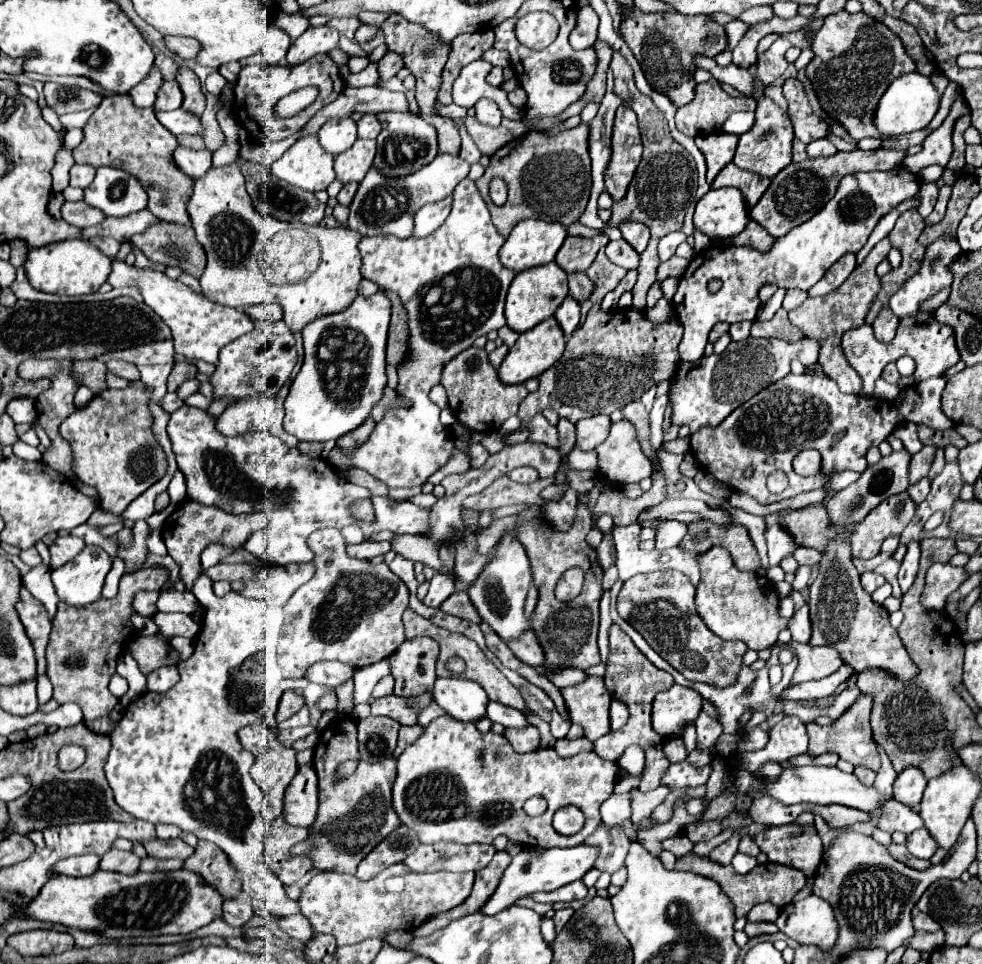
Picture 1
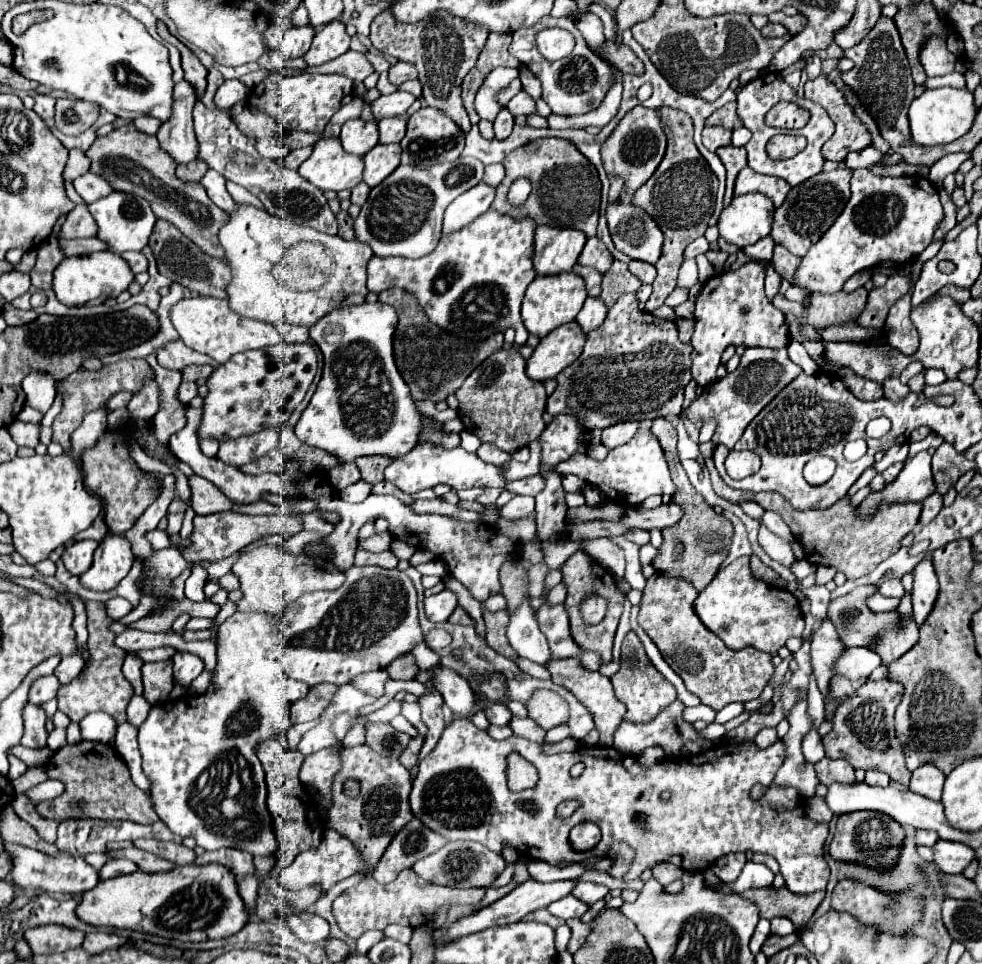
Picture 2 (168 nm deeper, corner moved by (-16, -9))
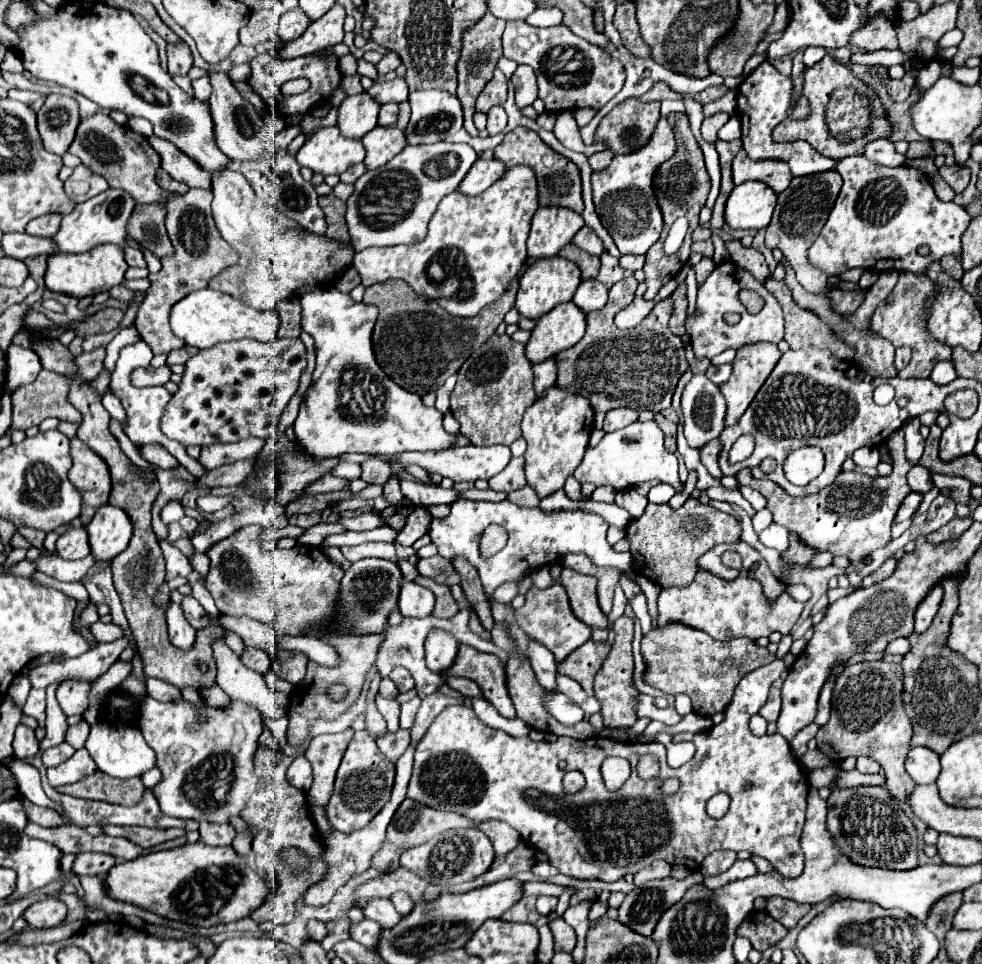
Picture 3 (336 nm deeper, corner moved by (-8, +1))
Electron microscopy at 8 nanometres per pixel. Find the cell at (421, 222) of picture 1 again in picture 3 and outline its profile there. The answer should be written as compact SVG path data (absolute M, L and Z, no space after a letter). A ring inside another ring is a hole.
M476 160L476 164L470 168L468 176L460 182L458 192L464 196L476 196L490 188L500 176L504 174L504 164L498 160Z

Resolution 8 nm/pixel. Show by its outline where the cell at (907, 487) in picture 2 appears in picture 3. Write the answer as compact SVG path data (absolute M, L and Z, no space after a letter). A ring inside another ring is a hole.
M922 464L912 466L910 472L908 472L908 476L906 476L906 480L908 480L908 486L910 486L914 492L922 492L922 494L924 494L924 492L928 492L928 490L934 488L932 476L930 476L928 468L924 468Z

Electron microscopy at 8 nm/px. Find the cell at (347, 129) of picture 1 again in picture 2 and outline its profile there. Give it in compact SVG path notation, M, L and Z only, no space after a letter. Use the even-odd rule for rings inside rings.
M362 118L348 120L342 126L340 140L342 140L342 146L346 152L364 156L368 150L372 150L378 144L378 124L376 124L376 120L364 122Z

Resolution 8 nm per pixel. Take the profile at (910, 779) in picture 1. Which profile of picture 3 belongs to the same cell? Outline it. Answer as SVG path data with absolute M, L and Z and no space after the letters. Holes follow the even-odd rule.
M916 746L908 752L906 770L916 784L934 784L940 774L940 756L928 748Z

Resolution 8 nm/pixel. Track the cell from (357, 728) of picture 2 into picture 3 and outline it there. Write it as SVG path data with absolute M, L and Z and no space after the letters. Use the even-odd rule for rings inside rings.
M389 677L382 678L378 692L385 698L394 698L398 694L396 685Z

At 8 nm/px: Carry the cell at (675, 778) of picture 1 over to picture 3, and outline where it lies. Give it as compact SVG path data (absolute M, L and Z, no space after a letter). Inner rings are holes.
M774 660L764 668L758 668L744 676L734 692L734 698L728 706L728 718L714 726L712 730L700 734L676 734L674 742L694 742L696 754L690 762L680 768L670 768L666 764L666 746L658 742L640 744L640 742L620 742L604 736L592 736L588 740L572 740L568 736L558 738L556 742L534 742L528 736L514 738L502 730L484 726L472 708L468 706L450 706L446 708L428 728L424 738L416 746L414 770L408 784L408 798L416 800L428 808L442 812L456 812L468 818L474 826L480 826L488 820L500 820L510 824L520 832L522 840L536 850L548 856L548 862L558 868L562 874L576 878L596 878L614 882L626 874L636 874L644 866L650 866L654 860L662 858L670 864L682 864L688 870L698 870L702 860L714 850L748 850L772 862L774 870L784 878L796 878L804 872L804 856L800 850L800 834L806 820L806 796L808 796L808 778L802 774L802 768L796 764L796 758L790 752L788 740L780 734L766 734L762 738L754 736L748 728L748 720L758 714L758 710L768 700L768 690L776 678L786 670L782 660ZM642 754L656 754L660 760L660 778L642 780L638 776L638 760ZM608 756L626 758L632 766L632 776L618 792L610 792L604 786L600 766ZM566 760L568 770L580 770L586 778L584 792L564 794L562 776L564 770L558 768L558 762ZM664 778L678 778L680 790L674 796L662 798L658 802L656 788ZM752 782L752 788L744 788ZM726 792L732 798L730 810L724 818L714 820L706 814L706 802L718 794Z

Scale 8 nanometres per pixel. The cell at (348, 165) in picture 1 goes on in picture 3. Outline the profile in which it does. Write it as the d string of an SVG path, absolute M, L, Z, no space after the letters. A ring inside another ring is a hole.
M376 126L362 138L362 144L366 148L366 170L376 170L390 162L406 146L406 140L404 132L396 126Z

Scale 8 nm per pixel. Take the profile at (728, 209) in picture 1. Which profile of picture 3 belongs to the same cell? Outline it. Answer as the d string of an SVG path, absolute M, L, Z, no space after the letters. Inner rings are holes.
M744 182L736 186L726 202L724 220L730 228L760 230L766 228L772 210L776 206L776 194L764 182Z

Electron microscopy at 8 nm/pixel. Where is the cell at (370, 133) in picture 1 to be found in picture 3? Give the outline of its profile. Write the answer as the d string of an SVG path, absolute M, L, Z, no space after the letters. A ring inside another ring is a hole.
M384 104L378 114L378 124L380 126L394 126L398 118L398 104Z

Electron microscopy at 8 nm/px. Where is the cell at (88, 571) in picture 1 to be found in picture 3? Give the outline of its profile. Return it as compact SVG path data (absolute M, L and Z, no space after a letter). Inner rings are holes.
M110 504L98 508L92 522L86 526L94 562L112 562L132 536L132 522L124 510Z

